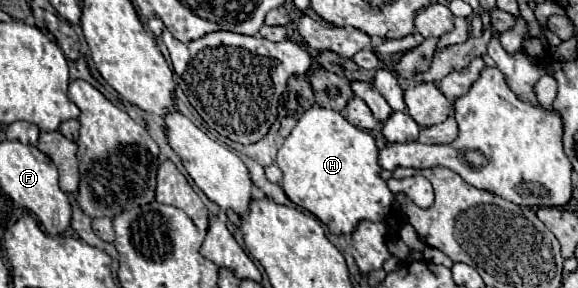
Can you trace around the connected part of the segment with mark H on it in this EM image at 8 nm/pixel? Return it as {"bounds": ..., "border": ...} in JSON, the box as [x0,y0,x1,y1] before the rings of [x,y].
{"bounds":[277,106,395,234],"border":[[[311,106],[299,118],[297,126],[291,130],[291,134],[285,138],[283,146],[277,152],[277,164],[283,172],[281,186],[291,202],[315,214],[329,228],[331,234],[353,234],[353,230],[361,220],[371,220],[371,222],[385,220],[395,204],[395,196],[381,178],[381,166],[377,162],[377,154],[379,152],[375,140],[369,132],[349,124],[347,118],[337,110]]]}

